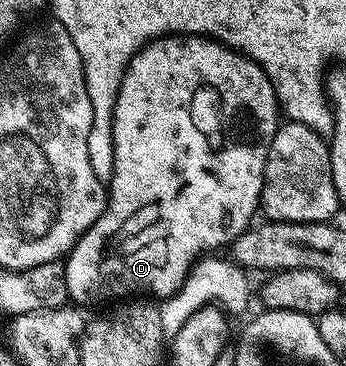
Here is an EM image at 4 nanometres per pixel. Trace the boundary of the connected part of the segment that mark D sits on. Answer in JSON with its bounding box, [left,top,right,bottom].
[64,33,280,307]

